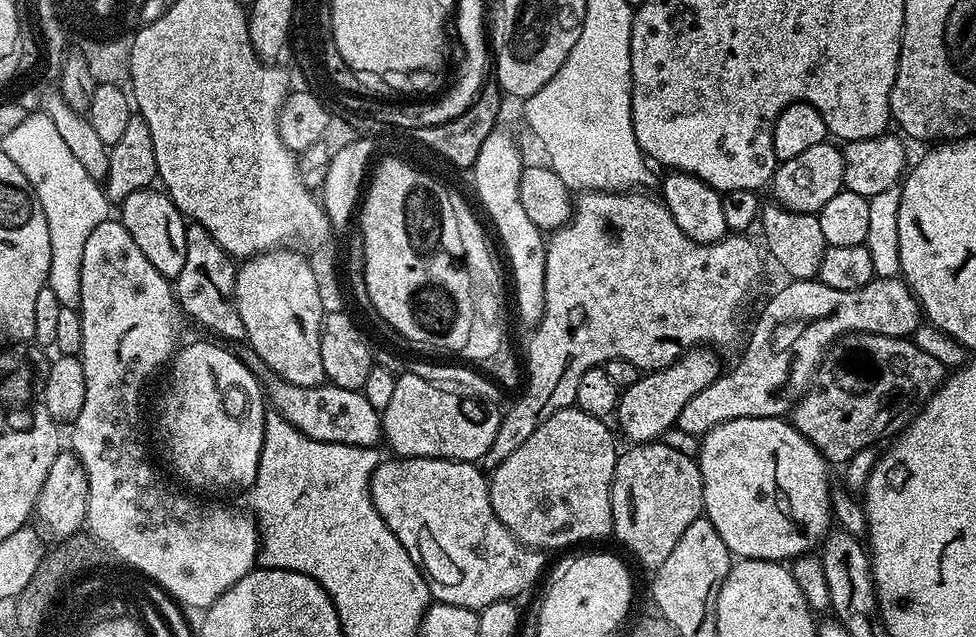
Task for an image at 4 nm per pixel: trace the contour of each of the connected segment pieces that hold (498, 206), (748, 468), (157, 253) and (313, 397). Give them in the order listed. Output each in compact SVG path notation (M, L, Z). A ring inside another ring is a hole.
M495 130L486 138L482 148L474 153L475 160L470 169L476 196L492 219L500 244L508 255L512 267L512 284L516 287L516 308L529 326L539 324L544 313L544 291L546 290L546 236L534 222L530 222L518 196L520 176L524 173L526 161L520 157L520 148L508 132Z
M774 416L770 418L734 418L730 422L722 422L718 426L714 426L702 437L699 444L700 456L698 455L698 463L702 474L703 515L714 526L714 530L718 530L718 535L722 538L722 542L726 542L726 546L731 550L733 557L745 560L792 562L804 553L811 553L828 536L834 524L831 506L832 488L830 483L828 484L830 465L825 460L824 455L787 419Z
M156 186L134 190L130 198L119 201L118 208L120 208L118 213L120 223L126 226L126 230L130 230L130 238L134 238L142 254L146 254L146 258L153 263L154 270L169 278L174 278L180 273L182 265L186 262L188 224L186 218L174 206L172 199L168 197L167 192Z
M248 350L245 353L242 356L244 365L256 376L262 377L267 403L302 434L327 444L376 448L381 443L384 435L381 413L366 402L363 391L346 390L327 382L309 388L294 386L294 382L286 382L276 373L266 371L256 352Z

